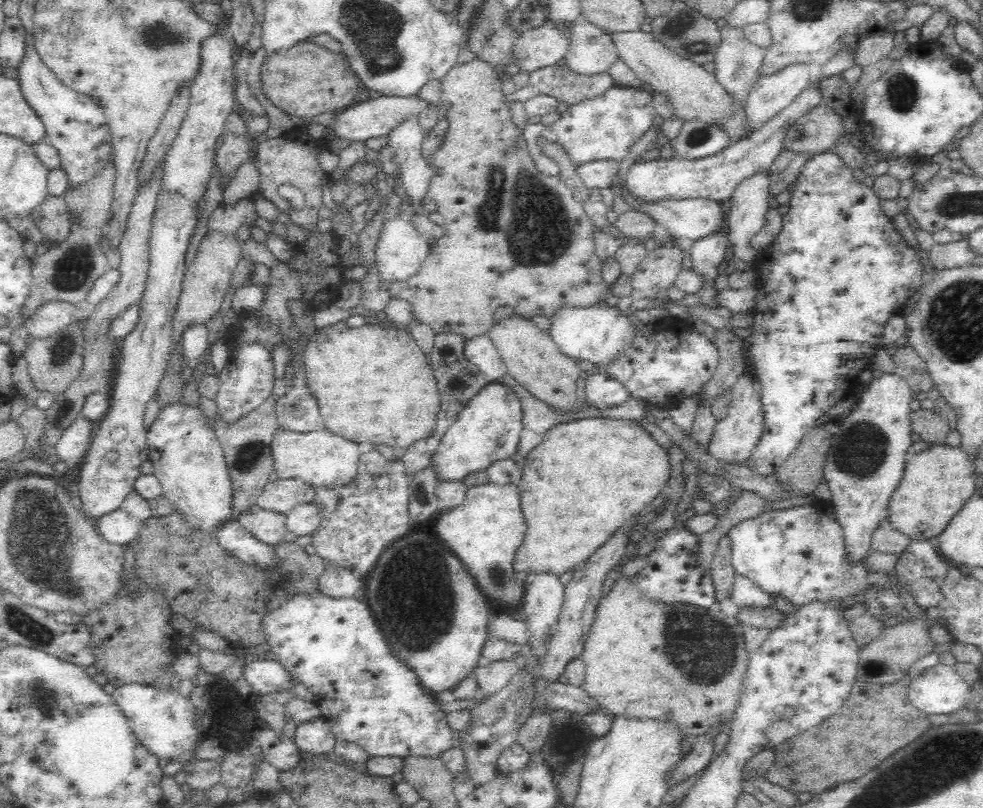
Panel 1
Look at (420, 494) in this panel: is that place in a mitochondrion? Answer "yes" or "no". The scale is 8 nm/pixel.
no

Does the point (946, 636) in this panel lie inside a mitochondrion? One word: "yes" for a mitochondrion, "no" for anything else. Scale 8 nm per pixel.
no

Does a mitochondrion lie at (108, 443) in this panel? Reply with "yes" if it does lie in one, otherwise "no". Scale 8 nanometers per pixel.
no

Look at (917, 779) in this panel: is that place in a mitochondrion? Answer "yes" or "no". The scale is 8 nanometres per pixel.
yes

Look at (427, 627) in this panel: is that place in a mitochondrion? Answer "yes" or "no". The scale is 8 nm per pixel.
yes

